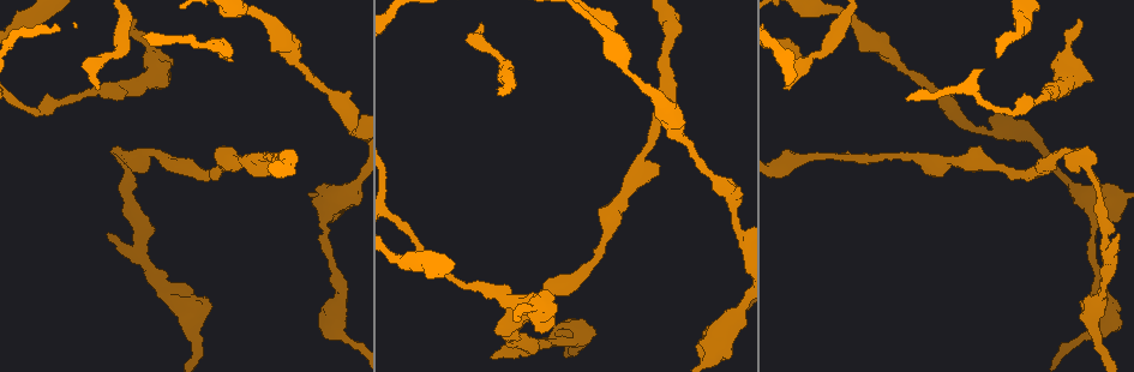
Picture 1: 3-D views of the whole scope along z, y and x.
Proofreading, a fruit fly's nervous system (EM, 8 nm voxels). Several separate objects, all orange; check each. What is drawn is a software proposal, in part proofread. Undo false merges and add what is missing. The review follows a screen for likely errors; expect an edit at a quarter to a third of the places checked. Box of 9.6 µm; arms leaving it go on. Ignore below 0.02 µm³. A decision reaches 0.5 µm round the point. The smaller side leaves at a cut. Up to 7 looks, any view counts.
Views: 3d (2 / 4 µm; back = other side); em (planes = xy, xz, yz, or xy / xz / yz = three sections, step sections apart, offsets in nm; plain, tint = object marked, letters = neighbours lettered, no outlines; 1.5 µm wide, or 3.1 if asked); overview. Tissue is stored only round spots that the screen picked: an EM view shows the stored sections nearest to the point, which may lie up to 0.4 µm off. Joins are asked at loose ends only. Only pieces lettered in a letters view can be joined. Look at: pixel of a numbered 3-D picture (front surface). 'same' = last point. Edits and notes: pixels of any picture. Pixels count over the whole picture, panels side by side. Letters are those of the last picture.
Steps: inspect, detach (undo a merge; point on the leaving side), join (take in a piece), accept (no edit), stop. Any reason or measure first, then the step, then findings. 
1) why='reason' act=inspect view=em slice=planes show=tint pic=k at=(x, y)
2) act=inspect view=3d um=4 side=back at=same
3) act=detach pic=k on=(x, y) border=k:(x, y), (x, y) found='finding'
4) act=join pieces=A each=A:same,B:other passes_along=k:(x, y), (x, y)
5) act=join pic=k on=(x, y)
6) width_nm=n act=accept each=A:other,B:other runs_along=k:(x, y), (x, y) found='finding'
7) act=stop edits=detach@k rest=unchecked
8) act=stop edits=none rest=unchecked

why='sudden change in width' act=inspect view=3d um=2 pic=1 at=(117, 92)

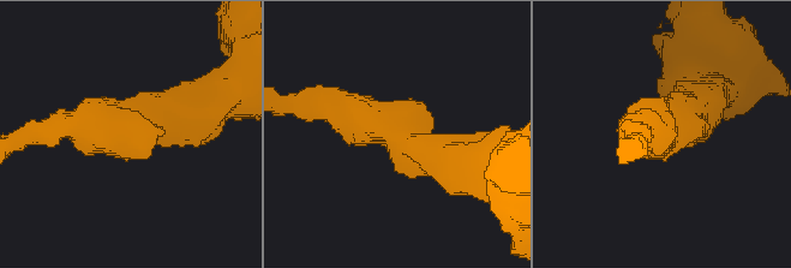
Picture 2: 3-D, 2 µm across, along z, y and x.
arm_widths_nm=220,400 act=inspect view=em slice=planes show=tint pic=2 at=(134, 128)

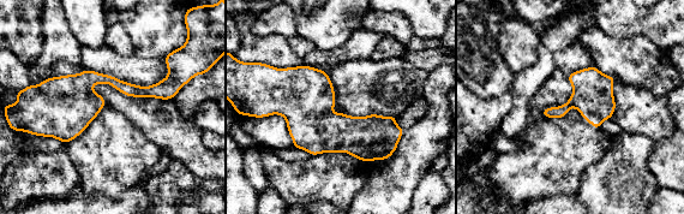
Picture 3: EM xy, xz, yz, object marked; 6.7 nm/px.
act=inspect view=em slice=planes show=letters at=same

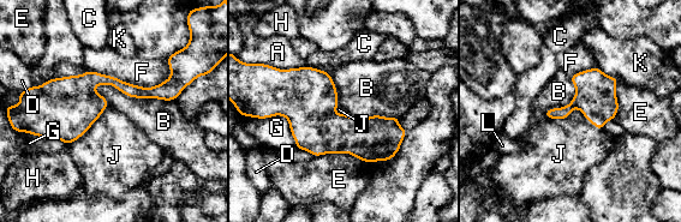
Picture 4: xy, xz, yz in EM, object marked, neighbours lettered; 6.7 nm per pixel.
width_nm=400 act=accept each=A:other,B:other,C:other,D:other,E:other,F:other,G:other,H:other,J:other,K:other,L:other border=4:(94, 86), (159, 100) found='all the same neuron'

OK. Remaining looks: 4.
why='branch point' act=inspect view=em slice=yz step=4 show=tint pic=1 at=(149, 270)

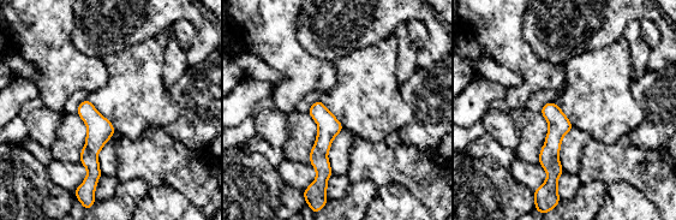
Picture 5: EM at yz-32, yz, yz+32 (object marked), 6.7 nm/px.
why='cut it another way' act=inspect view=em slice=planes show=letters at=same

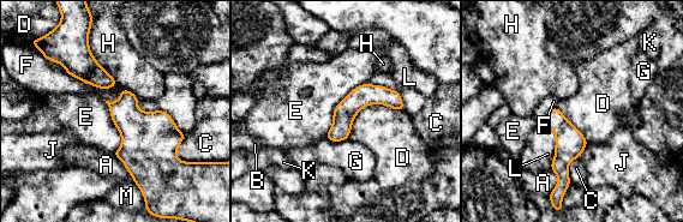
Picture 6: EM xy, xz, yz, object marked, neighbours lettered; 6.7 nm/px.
longest_contact=E:480nm act=accept each=A:other,B:other,C:other,D:other,E:other,F:other,G:other,H:other,J:other,K:other,L:other,M:other runs_along=6:(400, 106), (363, 97), (330, 136) found='all the same neuron'

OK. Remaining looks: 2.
why='an open end' act=inspect view=em slice=xz step=8 show=letters pic=1 at=(479, 23)

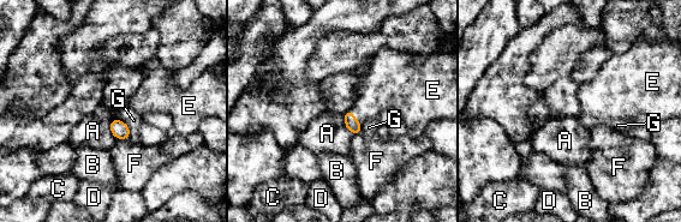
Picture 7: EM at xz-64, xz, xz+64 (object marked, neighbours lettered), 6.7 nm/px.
act=join pieces=E each=A:other,B:other,C:other,D:other,E:same,F:other,G:other passes_along=7:(351, 122), (354, 118), (380, 90) found='it goes on there'

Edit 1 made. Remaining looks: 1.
act=stop edits=join@7 rest=unchecked

